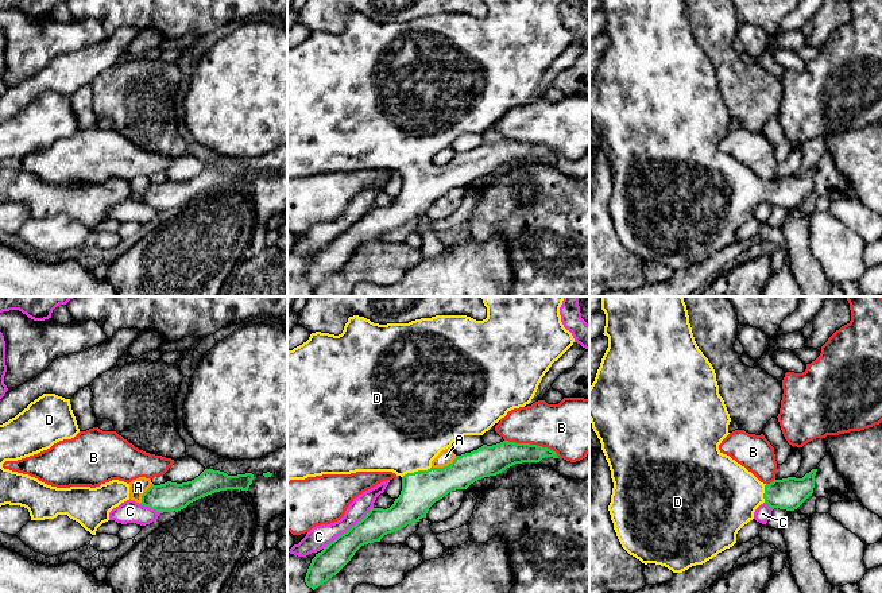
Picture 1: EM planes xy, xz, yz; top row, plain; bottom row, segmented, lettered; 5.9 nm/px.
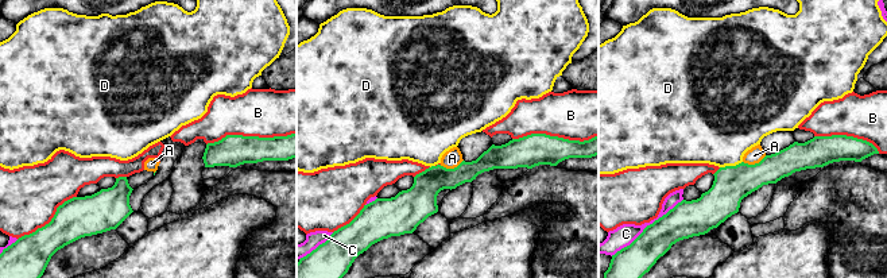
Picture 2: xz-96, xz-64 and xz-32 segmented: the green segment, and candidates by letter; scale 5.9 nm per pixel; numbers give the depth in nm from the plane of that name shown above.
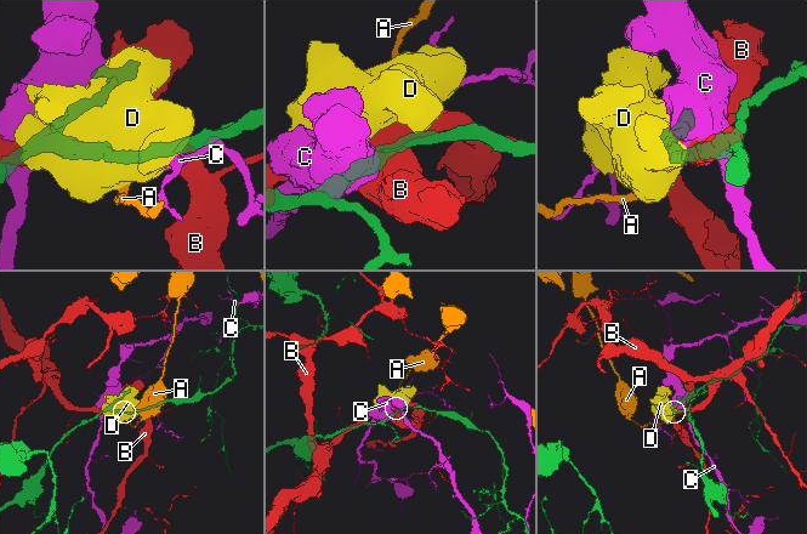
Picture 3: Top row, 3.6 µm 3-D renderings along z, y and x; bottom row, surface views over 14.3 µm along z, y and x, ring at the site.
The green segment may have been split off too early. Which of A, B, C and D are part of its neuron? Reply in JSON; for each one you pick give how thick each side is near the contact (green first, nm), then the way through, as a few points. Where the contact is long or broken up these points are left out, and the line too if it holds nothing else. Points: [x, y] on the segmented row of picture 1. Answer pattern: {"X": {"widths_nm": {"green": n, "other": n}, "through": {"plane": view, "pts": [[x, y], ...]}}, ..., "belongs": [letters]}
{"D": {"widths_nm": {"green": 220, "other": 480}, "through": {"plane": "xz", "pts": [[421, 489], [418, 471], [407, 452], [403, 431]]}}, "belongs": ["D"]}

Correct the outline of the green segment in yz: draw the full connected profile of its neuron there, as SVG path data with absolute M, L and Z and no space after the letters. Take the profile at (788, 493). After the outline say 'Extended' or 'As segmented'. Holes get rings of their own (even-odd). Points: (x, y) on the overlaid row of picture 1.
M601 296L601 310L606 314L603 334L608 337L608 348L601 358L595 381L589 387L589 420L600 439L601 450L611 470L614 488L608 511L614 530L622 547L630 555L645 565L655 563L668 567L673 573L682 573L692 566L705 563L719 553L732 547L736 543L738 531L754 519L754 512L761 504L766 503L773 509L794 511L812 496L817 469L812 469L802 478L788 477L763 484L744 466L719 450L719 445L730 434L728 425L731 418L719 394L715 369L695 341L682 296Z. Extended

